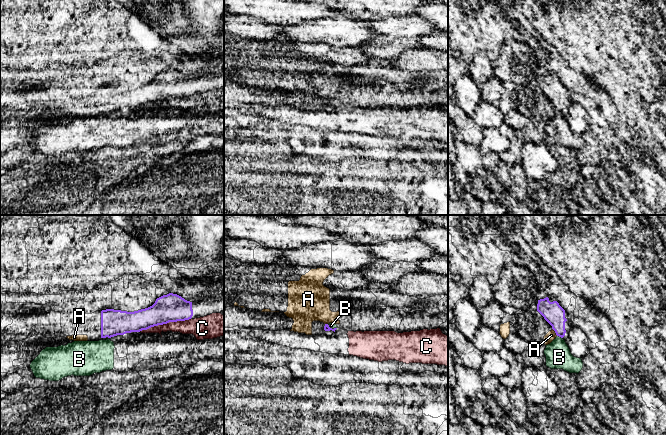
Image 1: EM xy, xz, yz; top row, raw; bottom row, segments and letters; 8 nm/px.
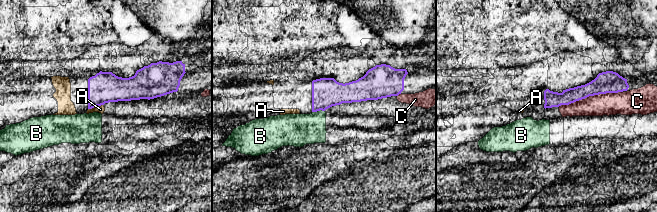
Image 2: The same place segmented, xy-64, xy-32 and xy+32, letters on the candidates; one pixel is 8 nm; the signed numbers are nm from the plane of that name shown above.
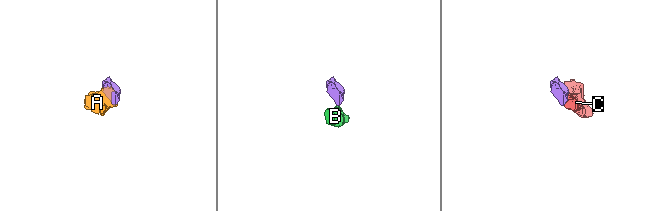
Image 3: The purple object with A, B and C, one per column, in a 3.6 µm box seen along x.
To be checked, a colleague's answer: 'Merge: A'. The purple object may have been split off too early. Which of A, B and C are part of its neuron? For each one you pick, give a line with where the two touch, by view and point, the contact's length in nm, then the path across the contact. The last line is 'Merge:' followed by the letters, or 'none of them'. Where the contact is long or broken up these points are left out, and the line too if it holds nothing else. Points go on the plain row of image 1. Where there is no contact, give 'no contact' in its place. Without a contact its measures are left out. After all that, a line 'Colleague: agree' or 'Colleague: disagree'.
A: contact yz (555, 108); length 80 nm; way yz (553, 89), (555, 91), (555, 108), (551, 111)
Merge: A
Colleague: agree

